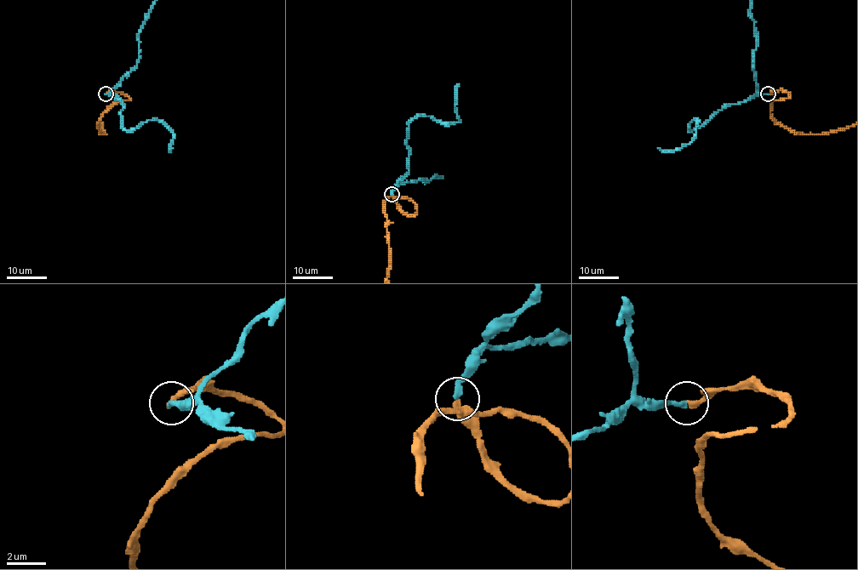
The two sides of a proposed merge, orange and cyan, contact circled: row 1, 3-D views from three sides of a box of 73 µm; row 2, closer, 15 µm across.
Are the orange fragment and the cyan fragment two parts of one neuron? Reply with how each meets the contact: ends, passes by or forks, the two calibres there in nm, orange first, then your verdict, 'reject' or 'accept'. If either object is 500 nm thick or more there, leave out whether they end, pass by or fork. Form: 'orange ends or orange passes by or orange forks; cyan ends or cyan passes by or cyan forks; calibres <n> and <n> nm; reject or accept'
orange ends; cyan ends; calibres 280 and 280 nm; accept

